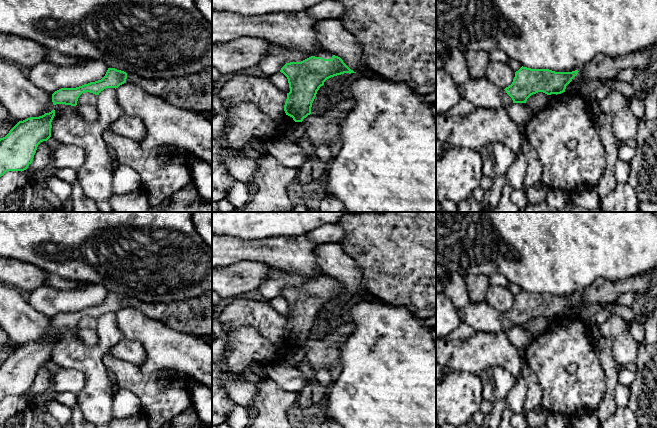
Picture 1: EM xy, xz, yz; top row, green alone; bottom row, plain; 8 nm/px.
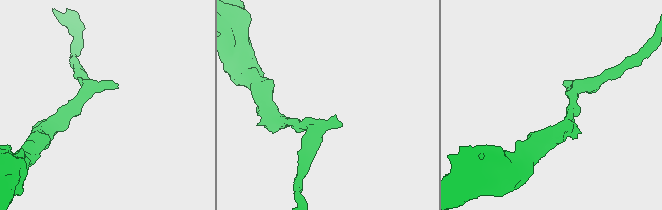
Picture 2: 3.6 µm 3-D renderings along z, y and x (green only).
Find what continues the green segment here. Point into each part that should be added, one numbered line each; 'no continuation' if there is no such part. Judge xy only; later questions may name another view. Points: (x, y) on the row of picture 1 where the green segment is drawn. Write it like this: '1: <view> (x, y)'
1: xy (193, 92)

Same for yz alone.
no continuation

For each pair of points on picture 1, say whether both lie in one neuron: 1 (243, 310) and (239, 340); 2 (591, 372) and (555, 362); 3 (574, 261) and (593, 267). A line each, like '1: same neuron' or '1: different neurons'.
1: different neurons
2: same neuron
3: same neuron

